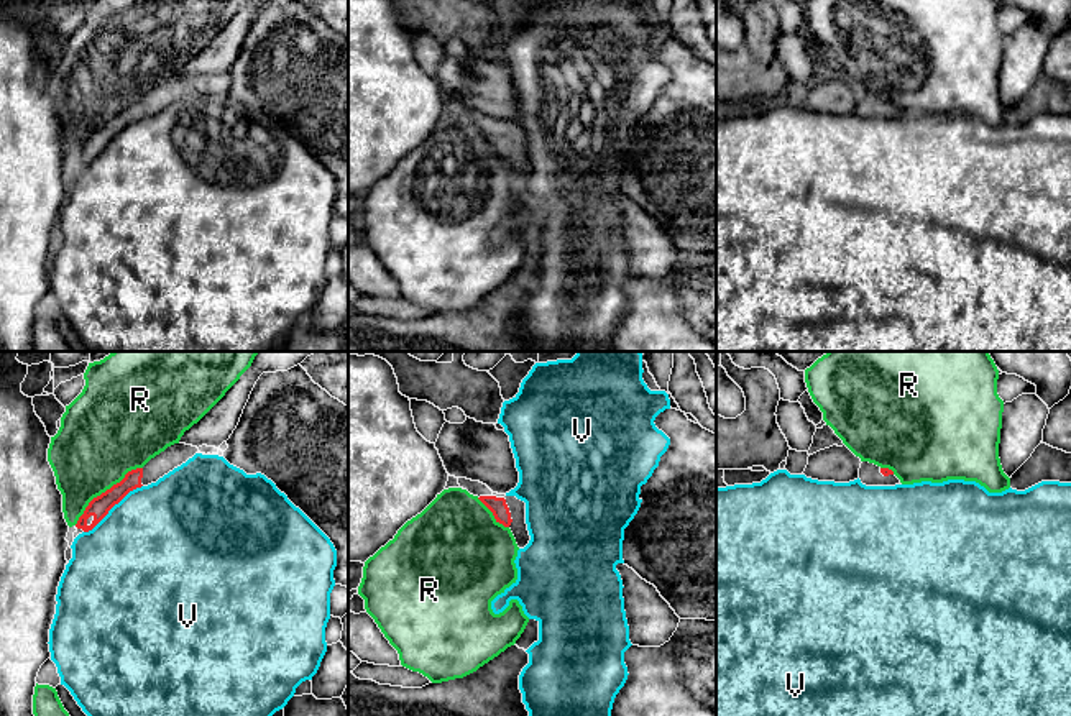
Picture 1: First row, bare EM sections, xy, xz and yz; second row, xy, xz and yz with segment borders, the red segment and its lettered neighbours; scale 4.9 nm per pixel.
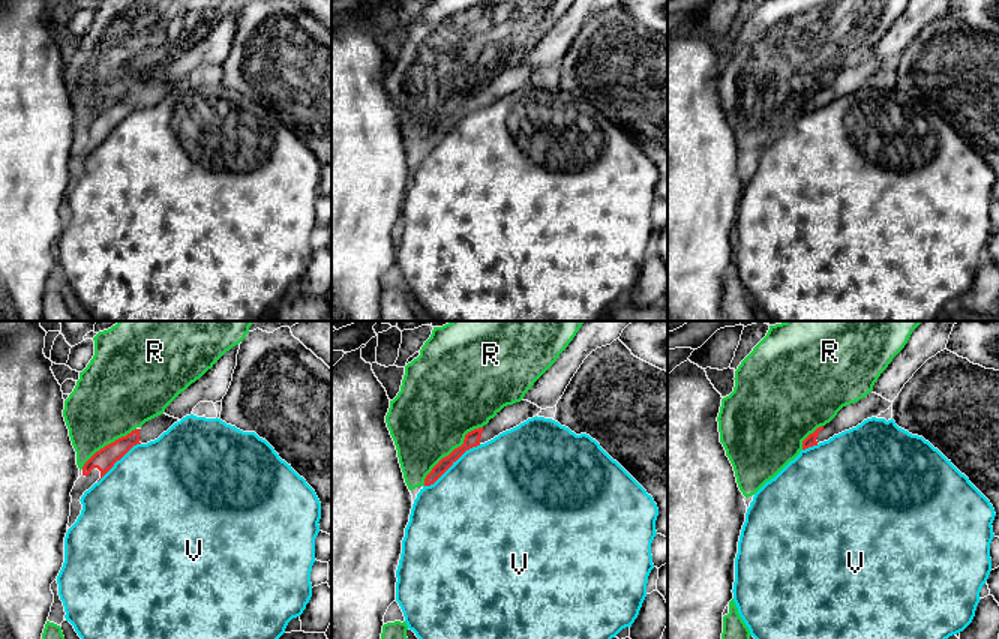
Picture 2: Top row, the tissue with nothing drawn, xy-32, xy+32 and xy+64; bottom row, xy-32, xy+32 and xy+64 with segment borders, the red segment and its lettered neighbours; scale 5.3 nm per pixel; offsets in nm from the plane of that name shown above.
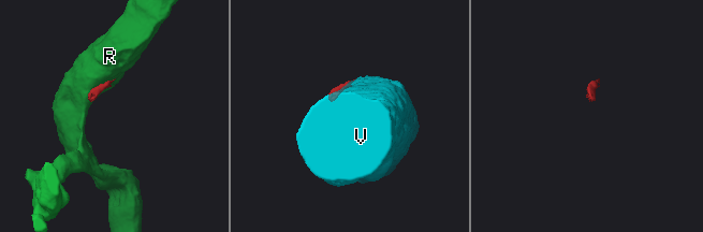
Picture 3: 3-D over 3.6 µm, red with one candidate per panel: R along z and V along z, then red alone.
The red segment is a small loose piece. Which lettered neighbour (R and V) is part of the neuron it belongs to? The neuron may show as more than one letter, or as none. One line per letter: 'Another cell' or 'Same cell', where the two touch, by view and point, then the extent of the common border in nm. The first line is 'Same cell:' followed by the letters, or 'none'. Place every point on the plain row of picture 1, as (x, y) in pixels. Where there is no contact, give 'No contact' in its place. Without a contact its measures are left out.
Same cell: none
R: Another cell. Touches red at xy (105, 123). Shared border 440 nm
V: Another cell. Touches red at xy (112, 138). Shared border 380 nm

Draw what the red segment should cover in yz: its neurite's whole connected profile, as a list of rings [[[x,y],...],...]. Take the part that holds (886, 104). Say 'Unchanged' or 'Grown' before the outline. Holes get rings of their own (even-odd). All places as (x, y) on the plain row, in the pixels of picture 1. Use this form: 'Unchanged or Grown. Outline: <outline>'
Grown. Outline: [[[862,94],[859,100],[859,112],[866,118],[895,118],[900,112],[889,100],[880,100],[874,95]]]

